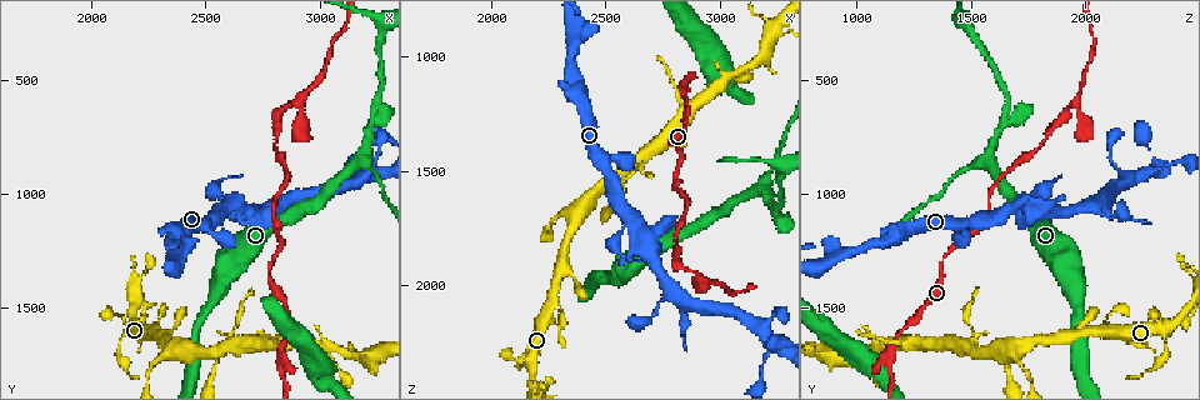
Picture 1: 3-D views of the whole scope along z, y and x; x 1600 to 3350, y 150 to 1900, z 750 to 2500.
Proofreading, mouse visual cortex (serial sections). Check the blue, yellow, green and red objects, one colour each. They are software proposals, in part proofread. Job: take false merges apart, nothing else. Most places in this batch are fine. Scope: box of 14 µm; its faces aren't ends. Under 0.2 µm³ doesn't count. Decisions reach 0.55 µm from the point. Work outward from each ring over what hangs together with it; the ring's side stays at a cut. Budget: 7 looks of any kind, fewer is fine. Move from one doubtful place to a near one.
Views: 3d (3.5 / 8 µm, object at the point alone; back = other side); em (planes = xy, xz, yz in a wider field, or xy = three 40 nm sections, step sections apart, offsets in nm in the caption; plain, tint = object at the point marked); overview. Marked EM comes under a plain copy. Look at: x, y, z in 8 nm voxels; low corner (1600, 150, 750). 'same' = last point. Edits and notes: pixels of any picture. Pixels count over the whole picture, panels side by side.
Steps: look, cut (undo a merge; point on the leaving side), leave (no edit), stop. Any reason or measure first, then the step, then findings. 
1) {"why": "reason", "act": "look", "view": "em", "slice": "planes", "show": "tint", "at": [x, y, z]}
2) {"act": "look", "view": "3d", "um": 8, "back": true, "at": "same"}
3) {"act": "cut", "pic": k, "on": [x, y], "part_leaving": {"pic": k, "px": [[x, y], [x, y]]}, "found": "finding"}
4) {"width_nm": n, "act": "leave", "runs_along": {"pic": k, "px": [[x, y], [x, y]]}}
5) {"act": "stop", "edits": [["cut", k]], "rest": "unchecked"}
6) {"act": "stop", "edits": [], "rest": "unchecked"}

{"why": "sudden change in width", "act": "look", "view": "3d", "um": 3.5, "at": [2380, 1650, 1710]}

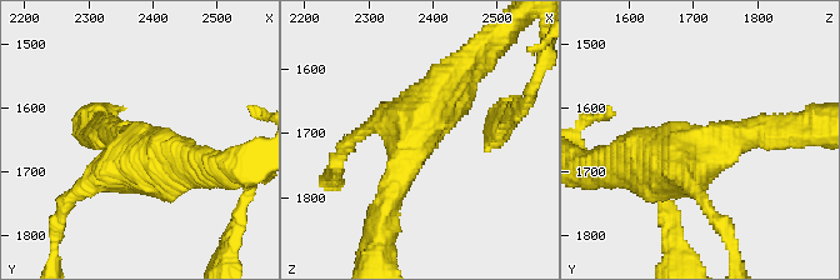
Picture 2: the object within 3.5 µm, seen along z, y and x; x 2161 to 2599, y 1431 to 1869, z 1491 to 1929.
{"act": "look", "view": "em", "slice": "planes", "show": "tint", "at": [2375, 1660, 1720]}

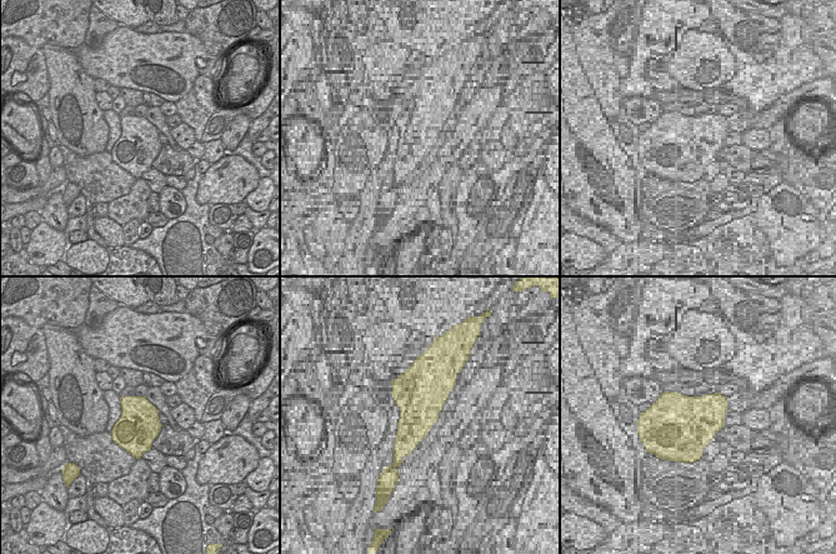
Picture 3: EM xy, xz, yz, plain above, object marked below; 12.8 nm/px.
{"act": "leave", "runs_along": {"pic": 2, "px": [[390, 195], [418, 119], [471, 64]]}, "found": "continuous, no second cell"}

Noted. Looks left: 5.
{"act": "look", "view": "3d", "um": 3.5, "at": [2580, 1680, 1510]}

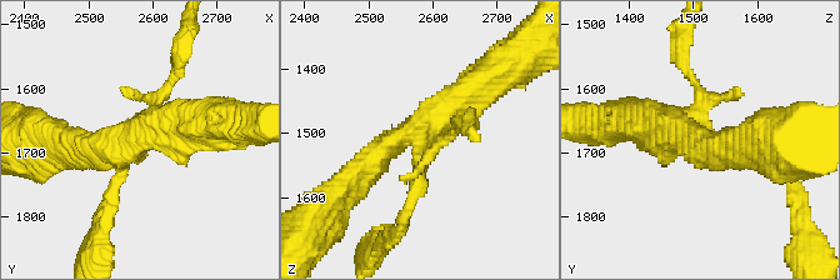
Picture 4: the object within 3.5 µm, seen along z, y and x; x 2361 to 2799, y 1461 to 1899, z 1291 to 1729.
{"act": "look", "view": "em", "slice": "xy", "step": 3, "show": "tint", "at": [2570, 1685, 1500]}

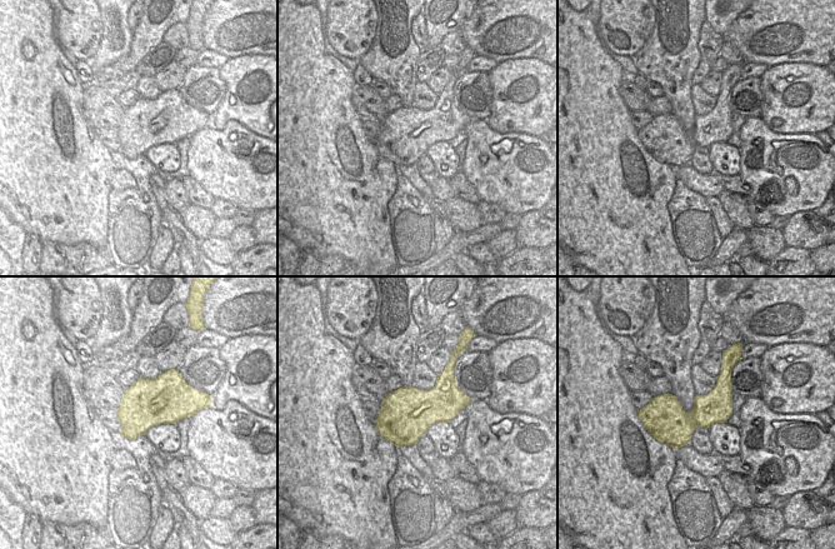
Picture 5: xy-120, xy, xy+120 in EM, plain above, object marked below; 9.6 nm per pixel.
{"act": "leave", "runs_along": {"pic": 4, "px": [[348, 186], [389, 144], [481, 86]]}, "found": "all the same cell"}

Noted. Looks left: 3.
{"why": "thick turns thin", "act": "look", "view": "3d", "um": 8, "at": [3230, 1700, 860]}

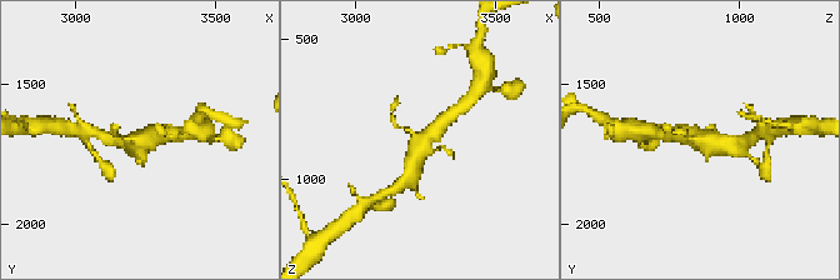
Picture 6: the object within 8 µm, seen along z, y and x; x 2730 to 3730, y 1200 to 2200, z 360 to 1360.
{"act": "look", "view": "3d", "um": 3.5, "at": [3230, 1700, 850]}

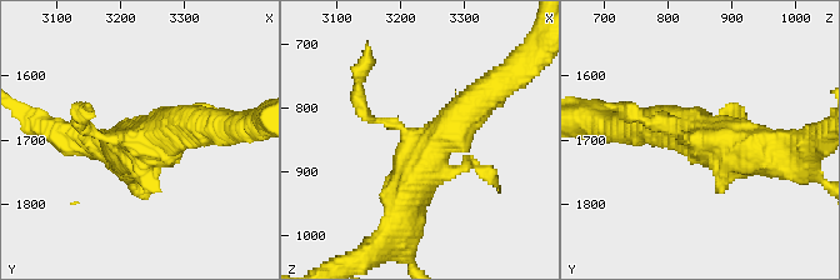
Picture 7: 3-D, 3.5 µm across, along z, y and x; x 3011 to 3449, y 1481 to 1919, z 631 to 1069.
{"act": "leave", "runs_along": {"pic": 7, "px": [[400, 224], [423, 148], [488, 93]]}, "found": "one cell here"}

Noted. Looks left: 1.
{"act": "stop", "edits": [], "rest": "unchecked"}

